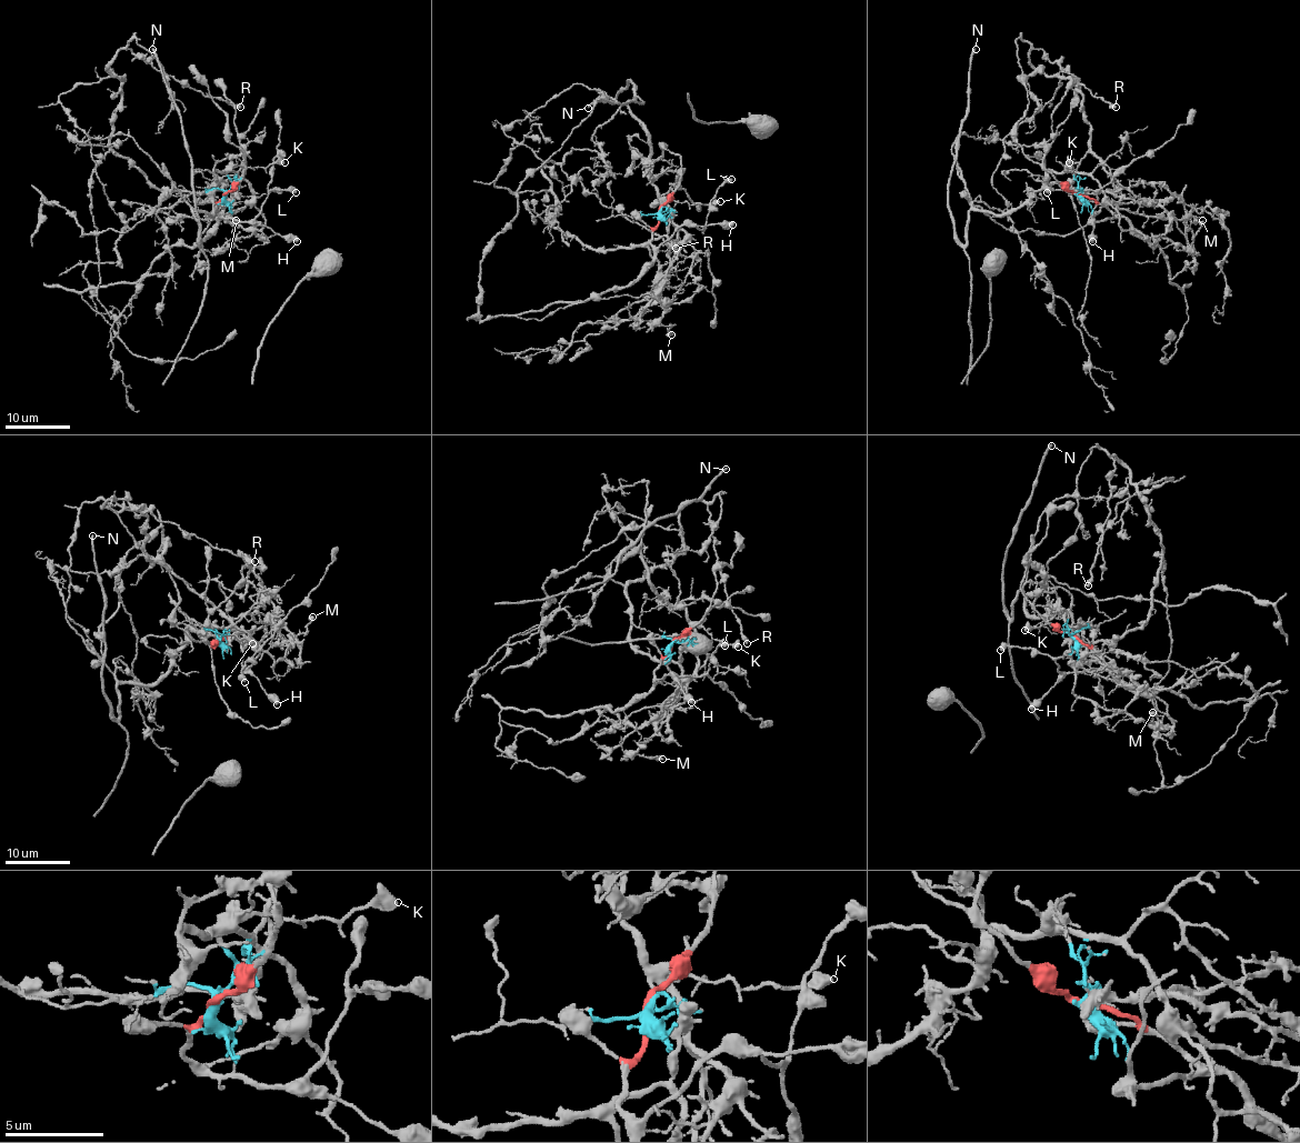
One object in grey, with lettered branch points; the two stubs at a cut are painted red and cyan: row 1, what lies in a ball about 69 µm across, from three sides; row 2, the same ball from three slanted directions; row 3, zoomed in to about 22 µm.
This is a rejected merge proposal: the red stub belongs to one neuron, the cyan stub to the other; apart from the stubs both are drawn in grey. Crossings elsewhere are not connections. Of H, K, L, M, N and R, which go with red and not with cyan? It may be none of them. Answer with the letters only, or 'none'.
H, L

